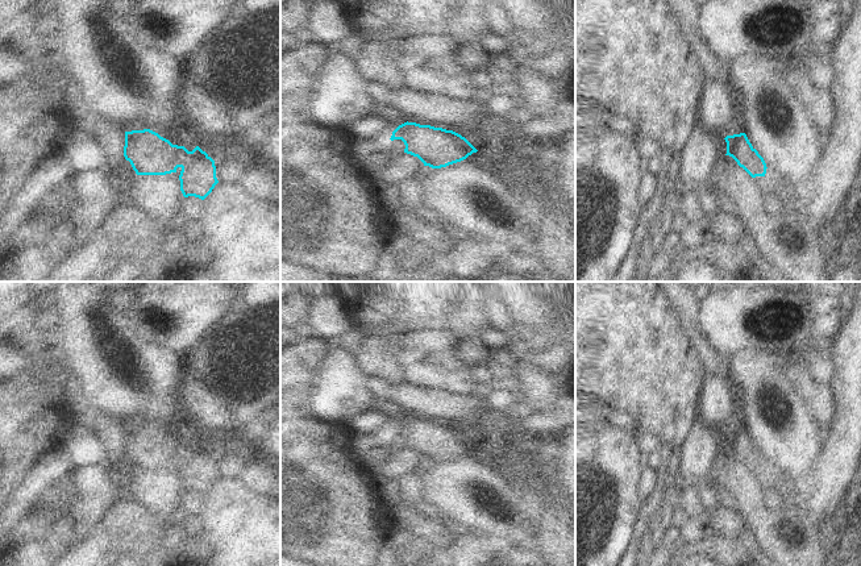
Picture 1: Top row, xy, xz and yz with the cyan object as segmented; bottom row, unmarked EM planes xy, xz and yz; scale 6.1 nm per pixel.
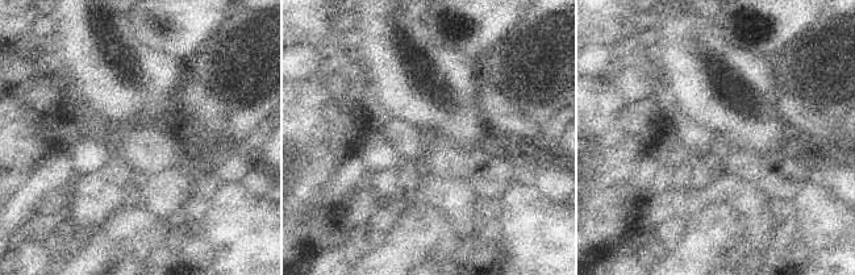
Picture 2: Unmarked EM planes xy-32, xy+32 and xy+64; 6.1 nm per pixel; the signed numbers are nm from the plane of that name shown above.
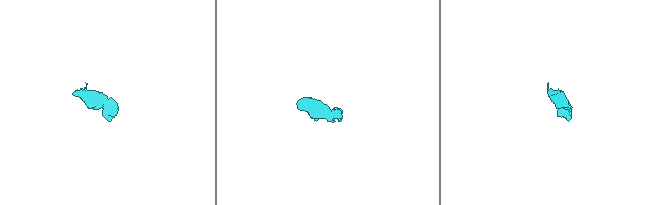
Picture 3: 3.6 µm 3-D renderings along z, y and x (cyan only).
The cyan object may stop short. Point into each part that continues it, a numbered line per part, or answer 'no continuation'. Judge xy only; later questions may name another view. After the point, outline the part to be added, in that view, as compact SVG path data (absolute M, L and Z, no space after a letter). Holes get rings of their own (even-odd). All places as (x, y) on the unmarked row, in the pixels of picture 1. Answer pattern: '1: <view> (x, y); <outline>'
no continuation

